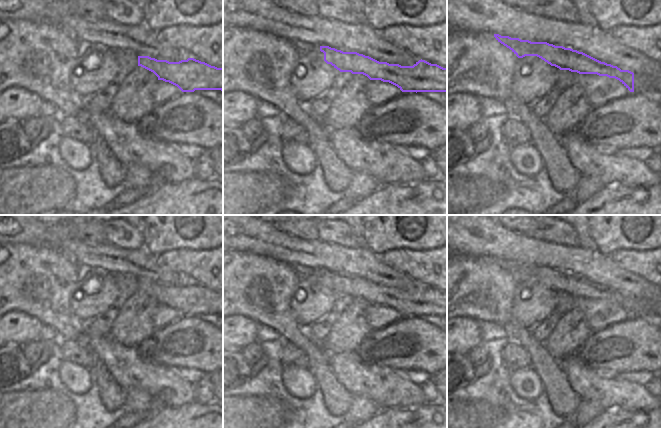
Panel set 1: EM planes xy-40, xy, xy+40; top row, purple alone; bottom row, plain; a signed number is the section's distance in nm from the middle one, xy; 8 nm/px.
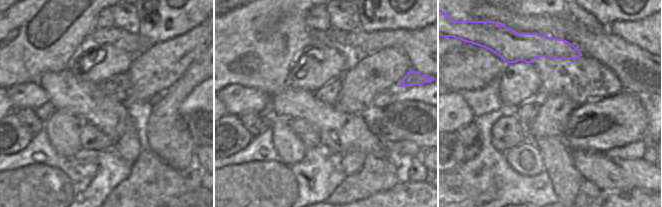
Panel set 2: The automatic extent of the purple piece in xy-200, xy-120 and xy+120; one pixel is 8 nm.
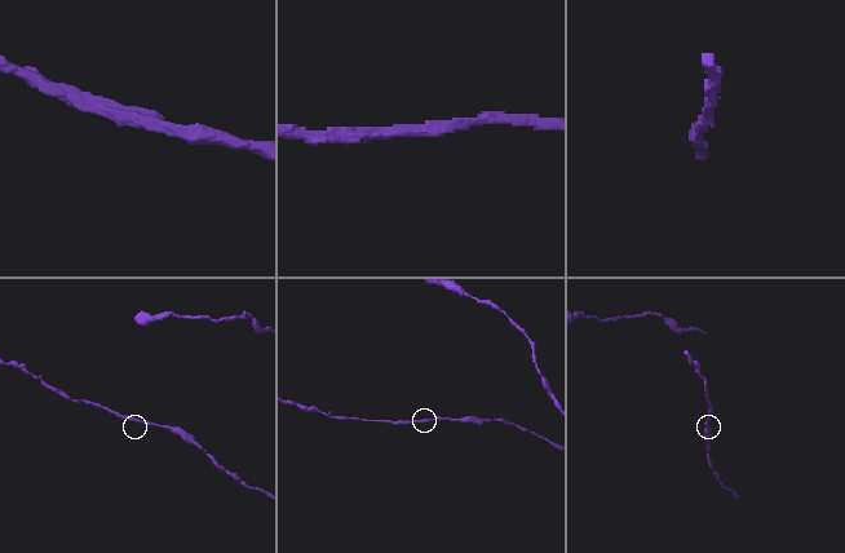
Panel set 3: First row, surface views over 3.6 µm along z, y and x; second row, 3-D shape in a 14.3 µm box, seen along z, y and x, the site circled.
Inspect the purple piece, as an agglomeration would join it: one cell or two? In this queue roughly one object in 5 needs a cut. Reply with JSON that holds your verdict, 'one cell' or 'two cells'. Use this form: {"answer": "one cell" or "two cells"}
{"answer": "one cell"}

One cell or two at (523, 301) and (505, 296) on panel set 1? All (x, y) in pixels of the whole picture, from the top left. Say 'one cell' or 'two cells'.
two cells

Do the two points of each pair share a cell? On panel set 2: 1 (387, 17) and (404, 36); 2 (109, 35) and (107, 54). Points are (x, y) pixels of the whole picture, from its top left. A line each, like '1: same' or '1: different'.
1: different
2: different

